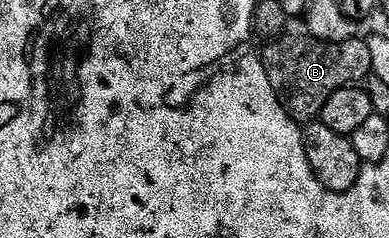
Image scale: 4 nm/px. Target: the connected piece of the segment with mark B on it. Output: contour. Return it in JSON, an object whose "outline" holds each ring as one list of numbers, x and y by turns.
{"outline":[[303,20,288,21,281,37,264,46,267,47,261,53,261,69,279,103,300,124,316,121,333,92,346,86,359,86,372,77,370,52,362,37,344,42,317,40]]}

